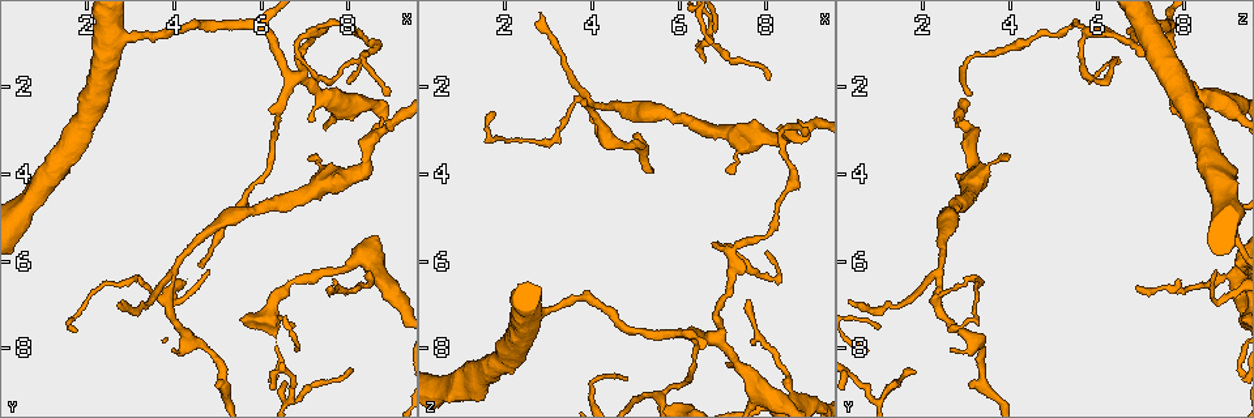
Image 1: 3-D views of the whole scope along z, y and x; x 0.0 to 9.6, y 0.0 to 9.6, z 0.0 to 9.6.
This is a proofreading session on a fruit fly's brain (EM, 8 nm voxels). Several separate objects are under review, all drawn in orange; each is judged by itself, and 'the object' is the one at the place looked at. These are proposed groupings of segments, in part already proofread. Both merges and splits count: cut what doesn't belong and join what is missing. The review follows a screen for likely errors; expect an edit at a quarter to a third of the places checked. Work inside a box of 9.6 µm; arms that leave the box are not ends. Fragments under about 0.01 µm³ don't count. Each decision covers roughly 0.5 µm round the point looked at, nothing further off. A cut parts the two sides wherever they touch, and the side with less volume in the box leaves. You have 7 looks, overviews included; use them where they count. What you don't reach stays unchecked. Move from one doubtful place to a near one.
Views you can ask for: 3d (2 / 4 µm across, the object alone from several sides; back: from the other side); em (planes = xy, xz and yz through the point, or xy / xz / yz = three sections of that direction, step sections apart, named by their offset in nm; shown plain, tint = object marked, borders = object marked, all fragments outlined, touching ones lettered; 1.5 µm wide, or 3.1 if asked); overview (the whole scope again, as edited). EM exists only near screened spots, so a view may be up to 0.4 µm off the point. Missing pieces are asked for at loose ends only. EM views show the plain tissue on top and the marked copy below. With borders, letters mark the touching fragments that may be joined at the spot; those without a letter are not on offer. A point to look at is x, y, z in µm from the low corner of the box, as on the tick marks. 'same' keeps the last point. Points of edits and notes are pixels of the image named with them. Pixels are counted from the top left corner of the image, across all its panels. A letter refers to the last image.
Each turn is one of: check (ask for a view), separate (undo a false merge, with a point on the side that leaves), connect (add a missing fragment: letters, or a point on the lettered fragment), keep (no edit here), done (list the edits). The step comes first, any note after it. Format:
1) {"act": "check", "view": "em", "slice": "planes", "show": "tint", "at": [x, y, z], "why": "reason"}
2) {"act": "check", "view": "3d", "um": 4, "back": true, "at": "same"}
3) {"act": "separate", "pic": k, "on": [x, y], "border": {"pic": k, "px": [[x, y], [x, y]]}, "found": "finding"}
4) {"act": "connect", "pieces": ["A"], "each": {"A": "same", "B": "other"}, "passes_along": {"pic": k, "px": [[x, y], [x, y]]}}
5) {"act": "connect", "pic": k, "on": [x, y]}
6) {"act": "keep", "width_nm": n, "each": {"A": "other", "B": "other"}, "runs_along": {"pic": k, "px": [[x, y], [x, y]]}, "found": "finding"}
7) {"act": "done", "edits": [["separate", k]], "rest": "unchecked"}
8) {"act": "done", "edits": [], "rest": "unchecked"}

{"act": "check", "view": "3d", "um": 2, "at": [8.10, 1.45, 6.45], "why": "abrupt turn"}

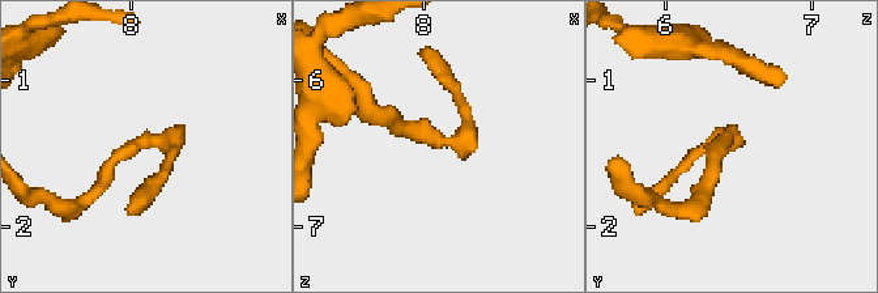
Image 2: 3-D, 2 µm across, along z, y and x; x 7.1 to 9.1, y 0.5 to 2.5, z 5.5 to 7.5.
{"act": "check", "view": "em", "slice": "planes", "show": "tint", "at": [8.10, 1.40, 6.42]}

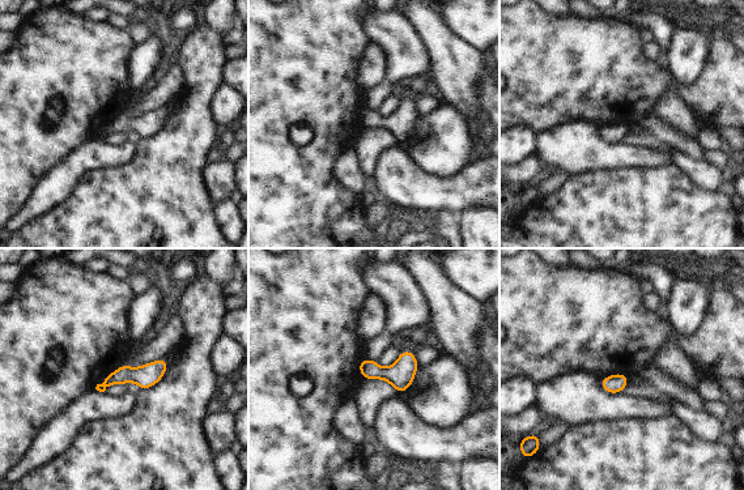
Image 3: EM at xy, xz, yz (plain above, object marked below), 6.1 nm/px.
{"act": "check", "view": "em", "slice": "planes", "show": "borders", "at": "same", "why": "see the neighbours"}

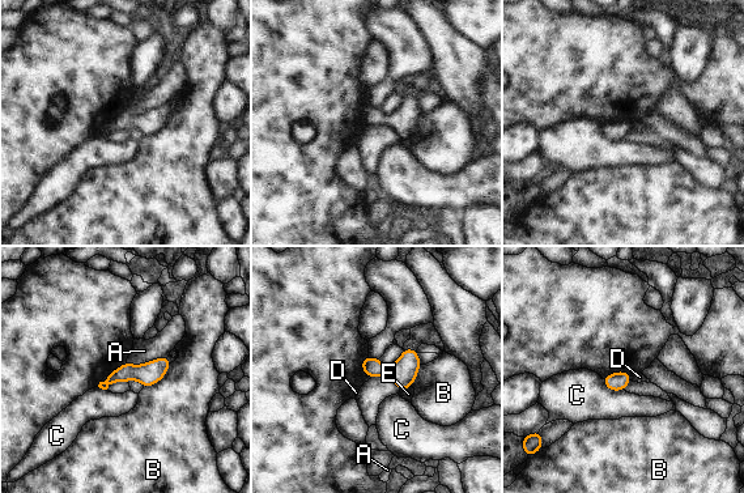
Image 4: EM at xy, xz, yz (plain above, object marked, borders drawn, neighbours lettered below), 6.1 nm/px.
{"act": "keep", "width_nm": 120, "each": {"A": "other", "B": "other", "C": "other", "D": "other", "E": "other"}, "border": {"pic": 4, "px": [[168, 355], [141, 364], [126, 361]]}, "found": "continuous, no second neuron"}

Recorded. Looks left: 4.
{"act": "check", "view": "3d", "um": 2, "at": [7.20, 3.60, 4.00], "why": "an open end"}

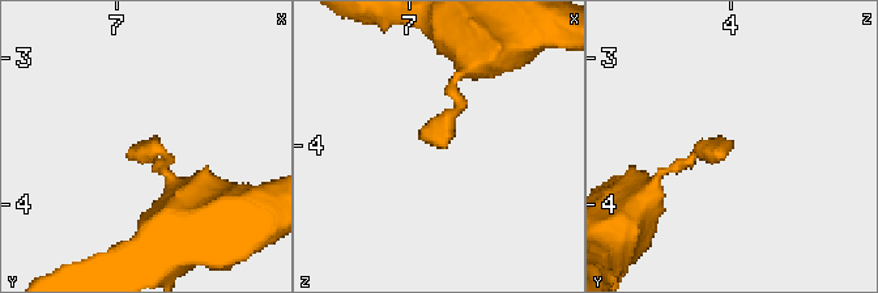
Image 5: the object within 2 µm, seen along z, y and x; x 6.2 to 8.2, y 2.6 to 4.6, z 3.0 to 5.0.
{"act": "check", "view": "em", "slice": "planes", "show": "borders", "at": [7.22, 3.58, 4.00]}

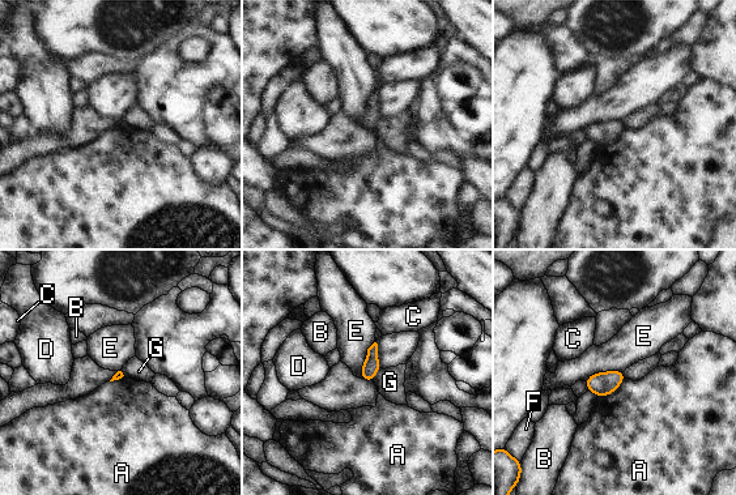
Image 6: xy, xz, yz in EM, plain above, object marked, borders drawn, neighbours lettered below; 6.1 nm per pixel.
{"act": "keep", "each": {"A": "other", "B": "other", "C": "other", "D": "other", "E": "other", "F": "other", "G": "other"}, "border": {"pic": 6, "px": [[625, 378], [615, 391], [598, 397]]}, "found": "no lettered fragment goes on from it"}

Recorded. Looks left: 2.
{"act": "check", "view": "3d", "um": 4, "at": [4.00, 6.30, 2.35], "why": "sharp bend"}

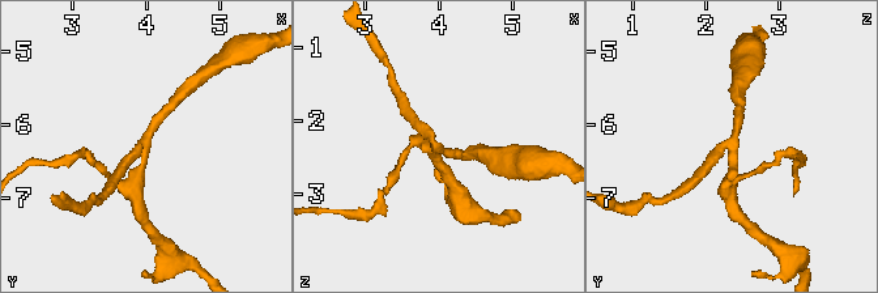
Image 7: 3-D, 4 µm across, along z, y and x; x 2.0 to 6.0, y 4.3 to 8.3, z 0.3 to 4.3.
{"act": "check", "view": "em", "slice": "planes", "show": "borders", "at": [3.95, 6.30, 2.40], "arms": 3, "why": "now the EM"}

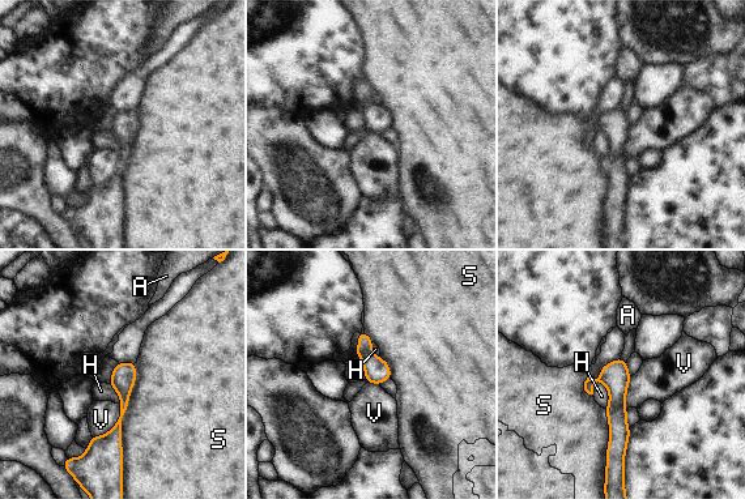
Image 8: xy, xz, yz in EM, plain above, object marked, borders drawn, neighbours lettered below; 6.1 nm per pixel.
{"act": "keep", "width_nm": 160, "each": {"A": "other", "H": "other", "S": "other", "V": "other"}, "runs_along": {"pic": 8, "px": [[620, 362], [617, 370], [616, 460]]}, "found": "one neuron here"}

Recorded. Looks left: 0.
{"act": "done", "edits": [], "rest": "unchecked"}

